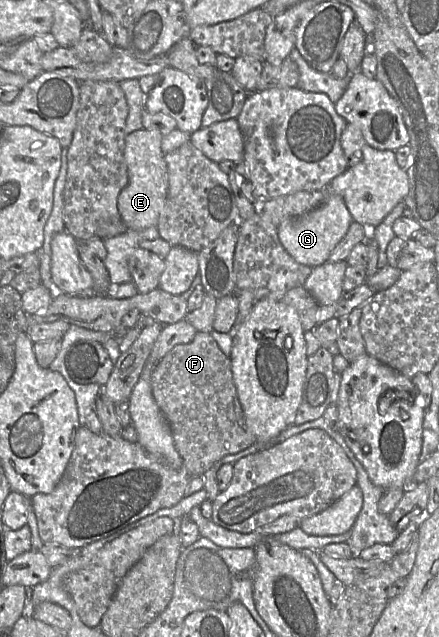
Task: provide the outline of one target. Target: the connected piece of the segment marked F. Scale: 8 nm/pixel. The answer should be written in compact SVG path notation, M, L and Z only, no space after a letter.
M197 332L190 343L176 345L154 367L151 377L153 398L168 422L174 447L191 477L203 476L224 456L238 453L254 443L233 381L231 361L219 348L211 333Z

